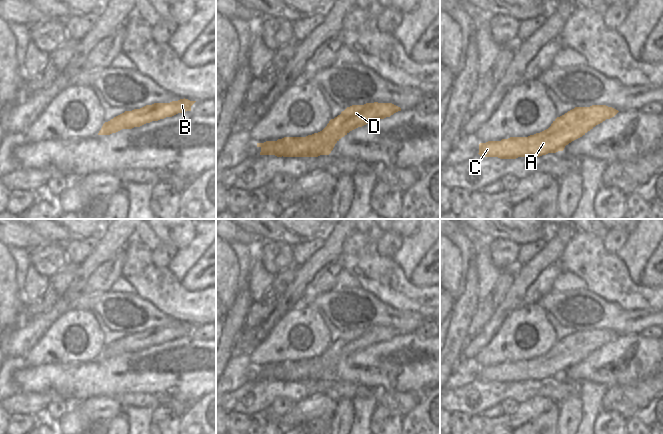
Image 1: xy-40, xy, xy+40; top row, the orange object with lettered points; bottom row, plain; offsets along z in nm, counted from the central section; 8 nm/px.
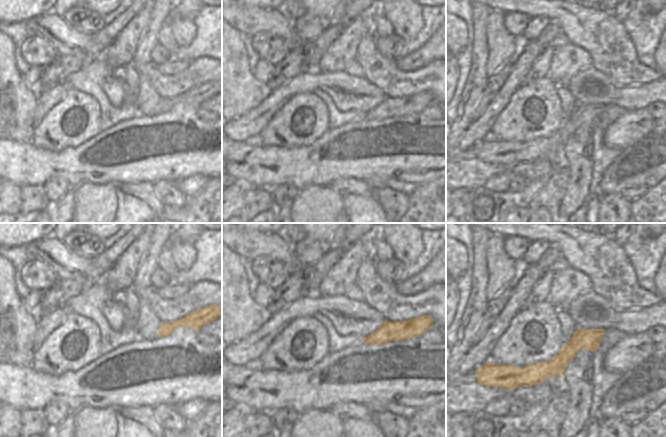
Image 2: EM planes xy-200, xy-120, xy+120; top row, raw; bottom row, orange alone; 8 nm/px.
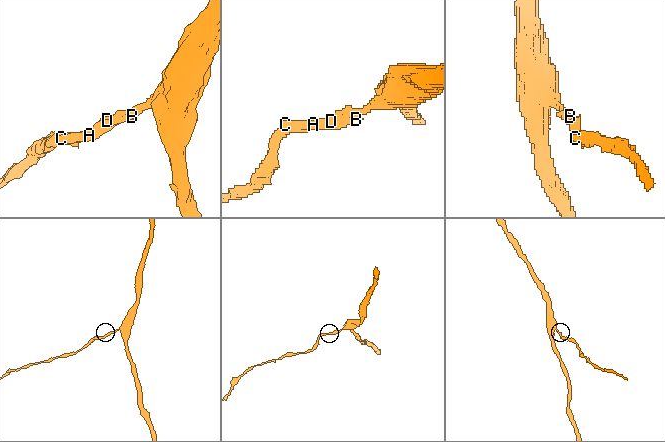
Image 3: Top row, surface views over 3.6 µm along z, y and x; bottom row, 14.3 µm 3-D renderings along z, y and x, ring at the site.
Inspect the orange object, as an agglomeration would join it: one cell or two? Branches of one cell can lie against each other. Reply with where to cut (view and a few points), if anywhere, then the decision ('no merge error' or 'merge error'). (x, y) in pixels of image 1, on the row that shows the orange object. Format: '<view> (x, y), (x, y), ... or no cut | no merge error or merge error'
no cut | no merge error

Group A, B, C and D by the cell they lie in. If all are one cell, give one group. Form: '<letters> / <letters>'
A B C D

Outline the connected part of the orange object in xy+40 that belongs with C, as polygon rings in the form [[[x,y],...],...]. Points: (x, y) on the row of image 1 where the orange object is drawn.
[[[606,105],[575,107],[557,117],[551,126],[528,137],[510,137],[501,141],[479,144],[479,155],[516,159],[518,157],[540,157],[548,153],[563,151],[565,146],[582,137],[596,125],[614,117],[619,111]]]

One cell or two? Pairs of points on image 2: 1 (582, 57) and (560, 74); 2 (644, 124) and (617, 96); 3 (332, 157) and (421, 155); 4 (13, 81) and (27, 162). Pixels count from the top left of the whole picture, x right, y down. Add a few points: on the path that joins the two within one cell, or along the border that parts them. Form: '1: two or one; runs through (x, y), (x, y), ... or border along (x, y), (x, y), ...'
1: one; runs through (577, 60), (565, 69)
2: two; border along (646, 107), (625, 111)
3: one; runs through (354, 157), (399, 155)
4: two; border along (10, 138), (20, 142), (31, 142)

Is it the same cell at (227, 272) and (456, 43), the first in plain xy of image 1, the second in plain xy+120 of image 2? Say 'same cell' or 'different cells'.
same cell

